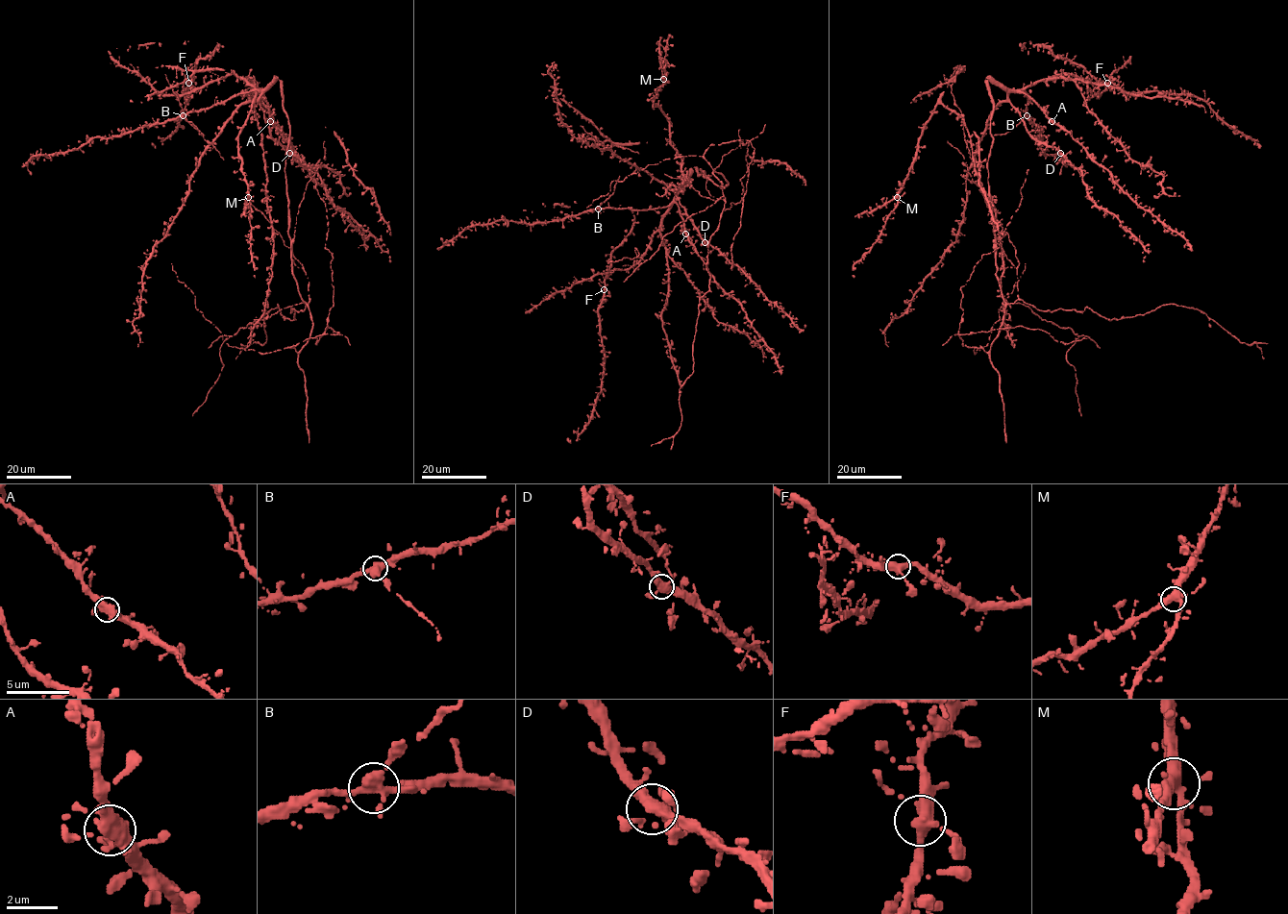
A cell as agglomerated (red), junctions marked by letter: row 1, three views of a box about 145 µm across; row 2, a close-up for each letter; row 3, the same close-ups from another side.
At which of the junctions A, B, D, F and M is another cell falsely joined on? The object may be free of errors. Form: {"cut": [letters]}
{"cut": ["B"]}

